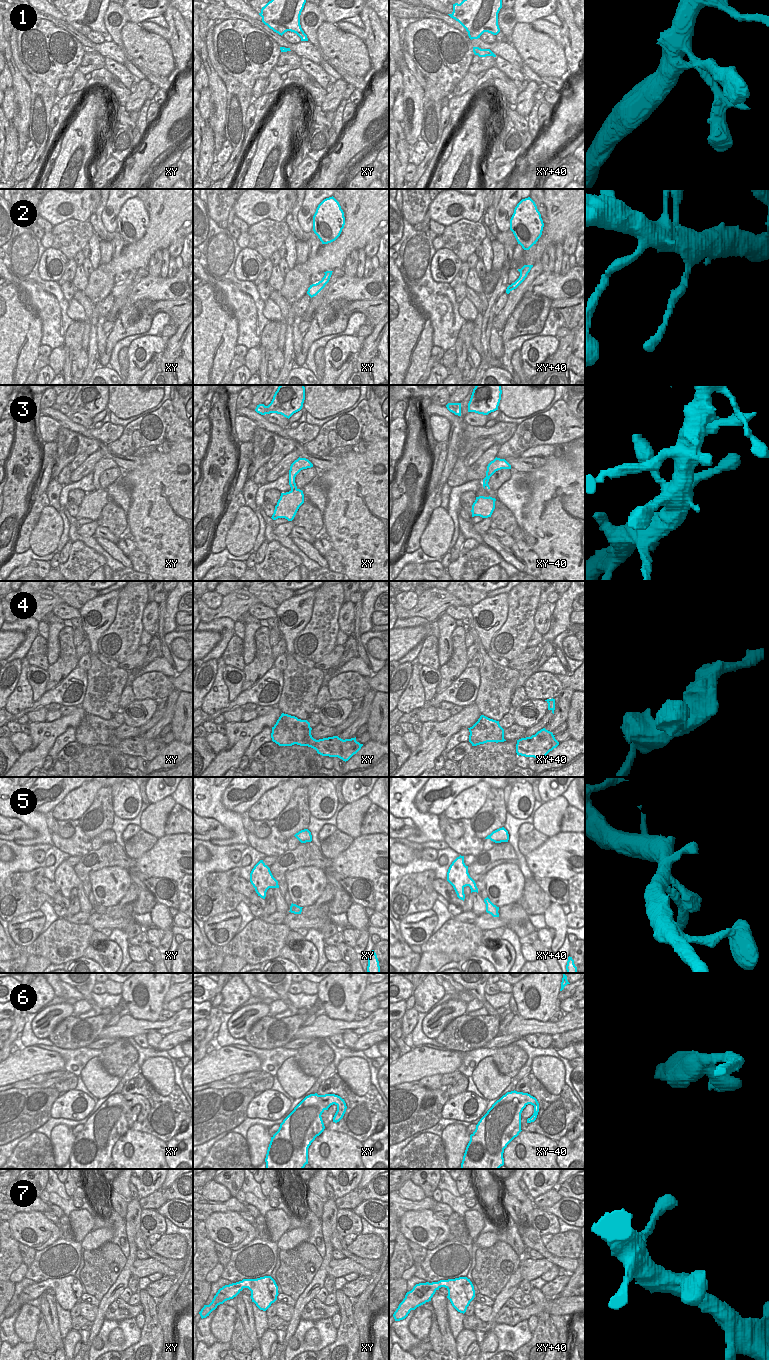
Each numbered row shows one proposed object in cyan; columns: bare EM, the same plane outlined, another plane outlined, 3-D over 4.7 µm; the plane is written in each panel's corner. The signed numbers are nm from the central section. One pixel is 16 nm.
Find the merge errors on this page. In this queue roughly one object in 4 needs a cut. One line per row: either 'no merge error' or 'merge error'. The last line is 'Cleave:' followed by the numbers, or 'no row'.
1: no merge error
2: merge error
3: no merge error
4: no merge error
5: no merge error
6: no merge error
7: no merge error
Cleave: 2

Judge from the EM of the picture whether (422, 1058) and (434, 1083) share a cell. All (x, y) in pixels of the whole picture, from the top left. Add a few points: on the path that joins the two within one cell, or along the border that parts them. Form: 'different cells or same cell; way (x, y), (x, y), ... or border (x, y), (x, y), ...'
different cells; border (441, 1074), (423, 1076), (418, 1080)

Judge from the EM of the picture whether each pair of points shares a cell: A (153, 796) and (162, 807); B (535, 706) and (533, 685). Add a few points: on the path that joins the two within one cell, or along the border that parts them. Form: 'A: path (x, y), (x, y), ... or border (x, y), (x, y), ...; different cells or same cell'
A: border (170, 795), (151, 803); different cells
B: border (529, 698), (544, 700); different cells

